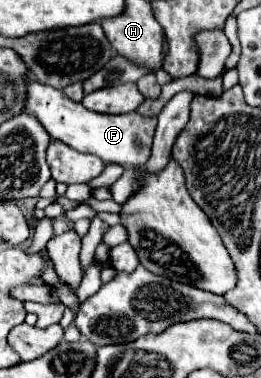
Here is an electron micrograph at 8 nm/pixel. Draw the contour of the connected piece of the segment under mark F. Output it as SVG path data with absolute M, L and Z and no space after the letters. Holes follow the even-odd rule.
M25 78L25 88L27 88L25 112L33 114L41 122L41 126L45 126L51 138L61 140L63 144L69 144L79 152L95 154L105 164L121 164L125 168L143 166L151 156L151 140L157 126L157 118L145 118L145 116L139 116L137 112L97 114L97 112L85 110L81 102L73 102L71 98L67 98L63 90L45 86L29 78ZM137 142L141 142L141 148L137 148Z

